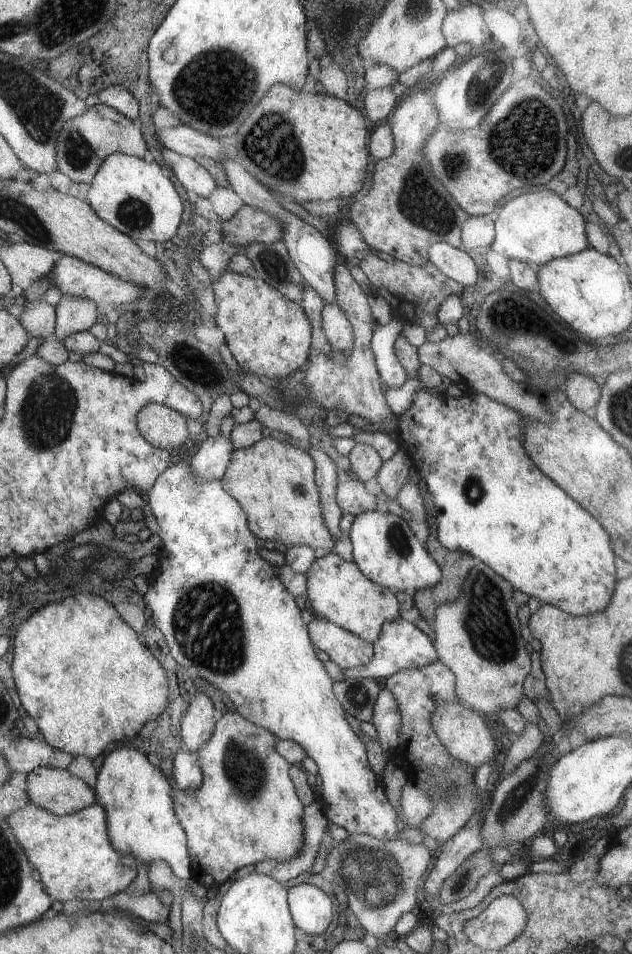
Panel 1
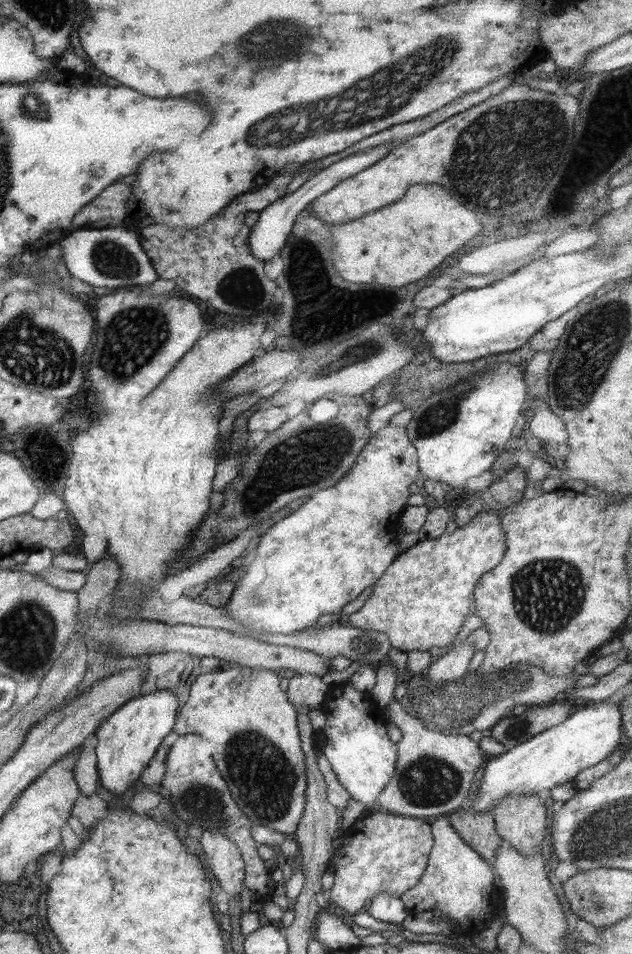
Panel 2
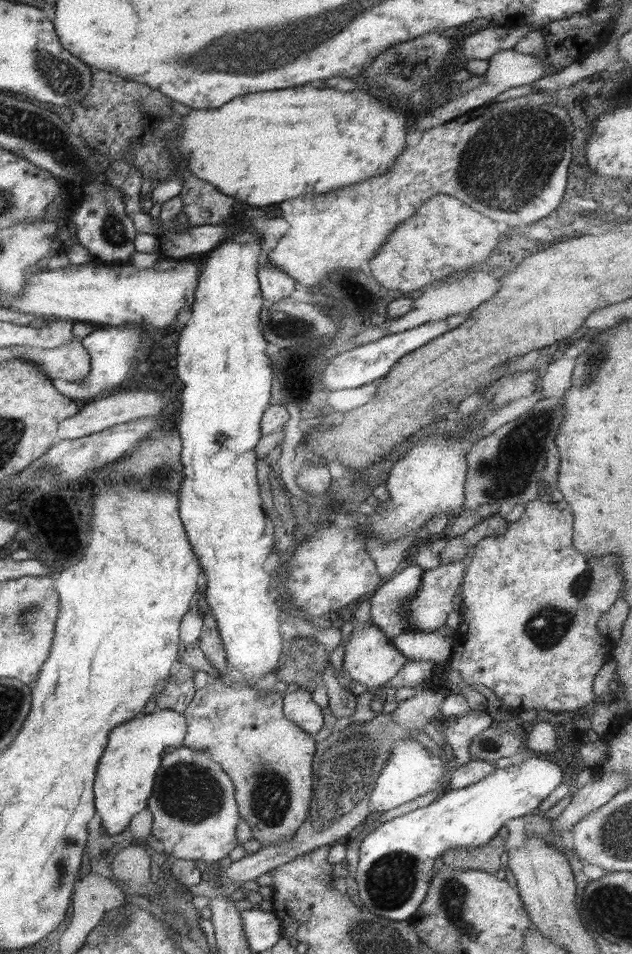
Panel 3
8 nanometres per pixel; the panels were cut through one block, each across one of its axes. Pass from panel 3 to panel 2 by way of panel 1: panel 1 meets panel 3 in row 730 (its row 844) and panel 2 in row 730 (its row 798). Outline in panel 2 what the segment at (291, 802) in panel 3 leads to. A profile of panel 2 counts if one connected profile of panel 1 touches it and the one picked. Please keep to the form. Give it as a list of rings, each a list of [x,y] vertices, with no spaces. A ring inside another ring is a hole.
[[[227,665],[217,670],[212,670],[211,673],[202,673],[191,684],[190,692],[186,703],[179,709],[172,731],[178,736],[183,734],[195,734],[201,738],[201,746],[205,748],[205,754],[211,756],[213,764],[217,766],[217,770],[221,772],[221,776],[225,778],[226,785],[233,796],[233,800],[237,802],[239,810],[249,819],[252,825],[266,826],[271,830],[276,830],[280,833],[292,833],[296,830],[299,819],[304,811],[305,806],[305,789],[306,789],[306,769],[303,762],[303,752],[301,752],[300,734],[298,733],[296,721],[296,709],[292,704],[287,702],[286,692],[281,692],[279,689],[279,678],[273,673],[264,671],[253,671],[253,668],[243,667],[239,665]]]

